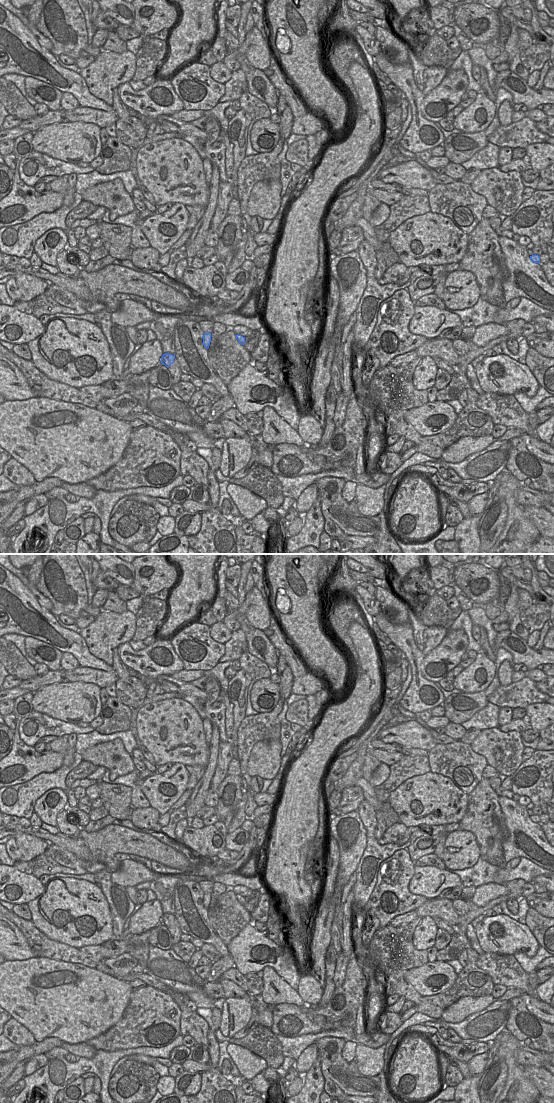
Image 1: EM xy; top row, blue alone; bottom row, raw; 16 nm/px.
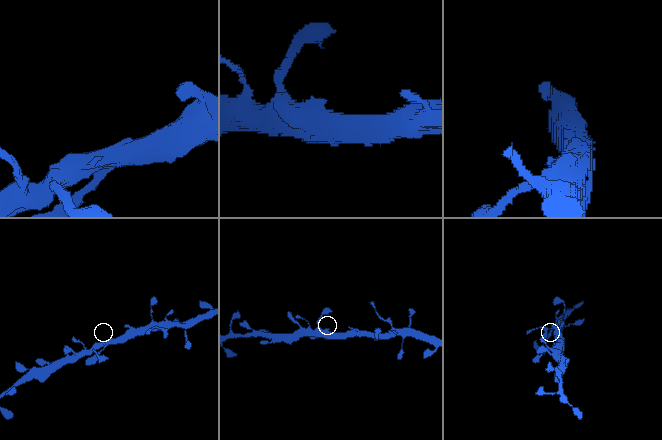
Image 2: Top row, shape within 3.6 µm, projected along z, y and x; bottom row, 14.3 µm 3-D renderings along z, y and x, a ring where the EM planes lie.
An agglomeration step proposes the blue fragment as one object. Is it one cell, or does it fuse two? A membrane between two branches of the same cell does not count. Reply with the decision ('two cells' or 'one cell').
one cell

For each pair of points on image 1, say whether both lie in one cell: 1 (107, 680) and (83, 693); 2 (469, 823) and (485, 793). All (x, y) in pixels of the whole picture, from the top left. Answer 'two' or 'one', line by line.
1: two
2: one

